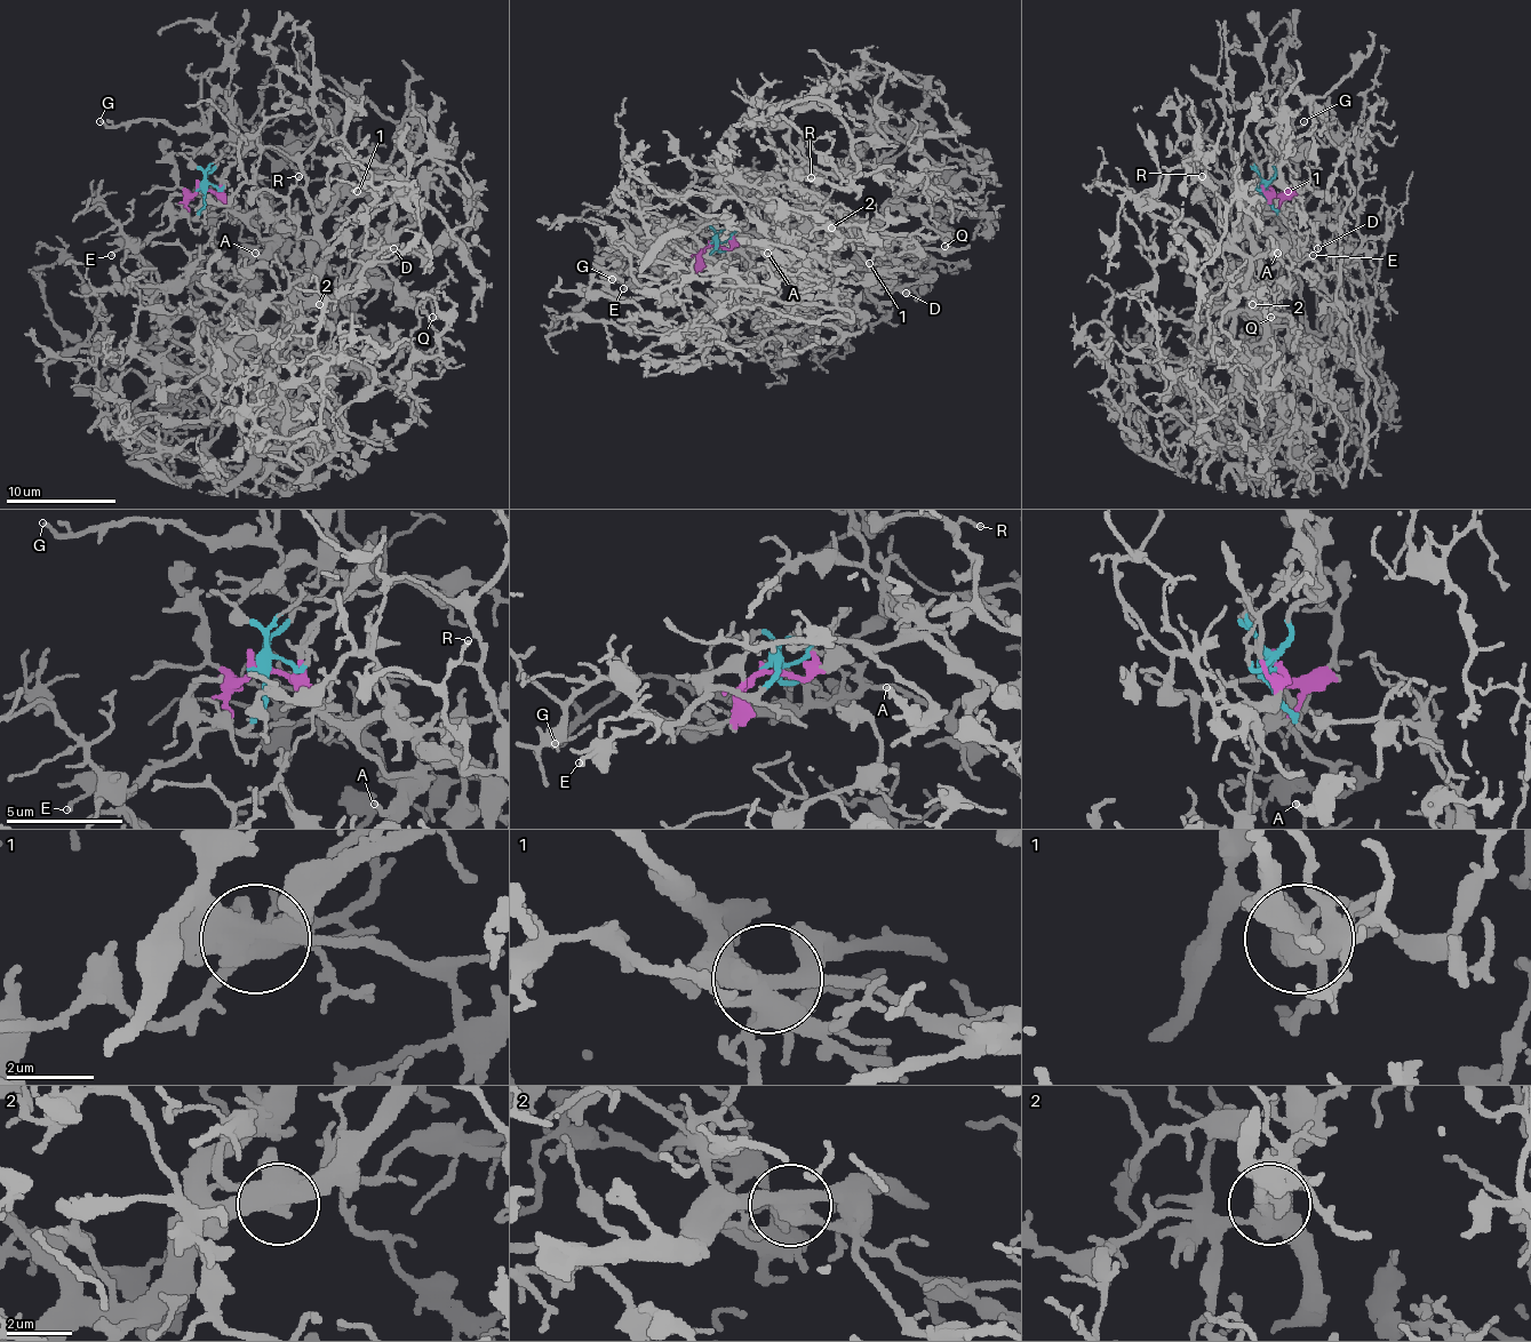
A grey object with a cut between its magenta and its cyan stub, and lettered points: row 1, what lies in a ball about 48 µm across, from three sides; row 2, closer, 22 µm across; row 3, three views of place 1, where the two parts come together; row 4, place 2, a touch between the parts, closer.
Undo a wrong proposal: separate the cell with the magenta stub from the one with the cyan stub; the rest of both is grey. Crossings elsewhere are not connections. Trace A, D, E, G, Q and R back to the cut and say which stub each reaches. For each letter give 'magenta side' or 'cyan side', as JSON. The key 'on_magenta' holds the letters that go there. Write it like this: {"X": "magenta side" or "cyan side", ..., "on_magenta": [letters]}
{"A": "magenta side", "D": "magenta side", "E": "cyan side", "G": "cyan side", "Q": "magenta side", "R": "magenta side", "on_magenta": ["A", "D", "Q", "R"]}

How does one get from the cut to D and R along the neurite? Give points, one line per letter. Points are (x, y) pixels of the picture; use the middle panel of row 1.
D: (710, 244), (790, 230), (818, 257), (837, 236), (831, 222), (869, 263), (919, 277), (906, 294)
R: (710, 244), (732, 247), (749, 233), (782, 230), (818, 257), (837, 233), (812, 214), (800, 184), (812, 178)

